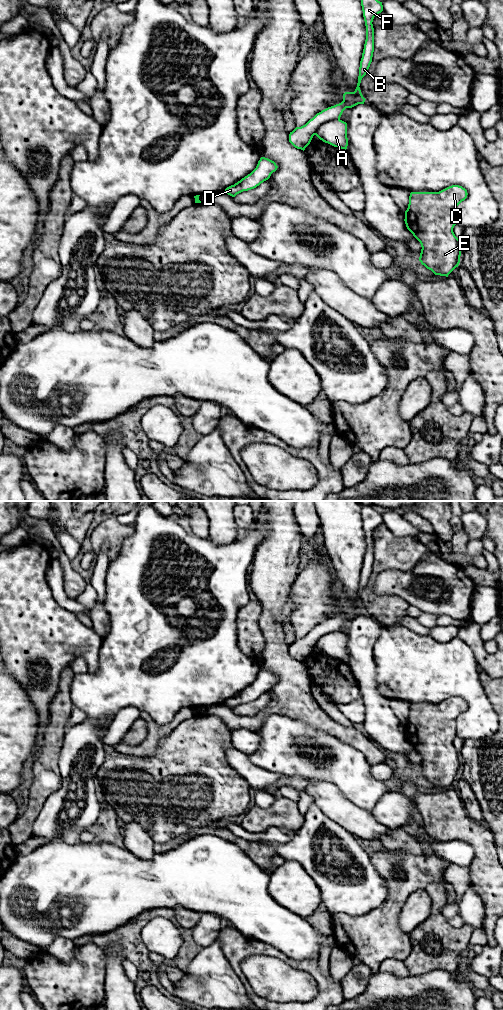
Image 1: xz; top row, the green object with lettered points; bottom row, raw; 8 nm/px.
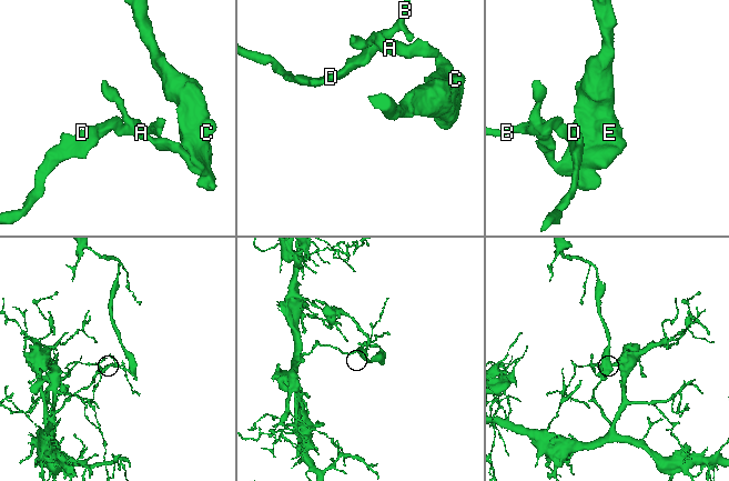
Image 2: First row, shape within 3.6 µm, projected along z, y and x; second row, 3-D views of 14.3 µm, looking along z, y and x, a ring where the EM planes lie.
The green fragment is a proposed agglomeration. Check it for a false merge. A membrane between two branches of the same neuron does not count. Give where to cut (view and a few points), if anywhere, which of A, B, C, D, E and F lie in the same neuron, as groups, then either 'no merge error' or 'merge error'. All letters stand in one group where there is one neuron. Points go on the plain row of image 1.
cut in xz along (339, 630), (326, 633), (314, 646); A C E / B D F; merge error

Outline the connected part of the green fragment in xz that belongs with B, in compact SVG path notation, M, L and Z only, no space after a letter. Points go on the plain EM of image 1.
M362 506L361 518L366 538L366 552L360 573L357 599L354 604L345 604L343 606L343 613L341 615L322 622L312 631L310 631L305 637L296 639L292 644L290 644L289 654L297 661L304 663L305 660L310 656L317 641L323 635L332 633L334 631L340 631L343 623L346 620L352 620L358 616L364 616L366 612L363 609L359 598L362 590L366 587L372 574L374 564L374 540L372 534L374 529L383 523L383 517L382 514L378 513L373 507Z

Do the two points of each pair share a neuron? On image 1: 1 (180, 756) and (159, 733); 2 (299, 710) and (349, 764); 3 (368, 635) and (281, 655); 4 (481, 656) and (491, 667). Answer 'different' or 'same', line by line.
1: different
2: different
3: different
4: same

